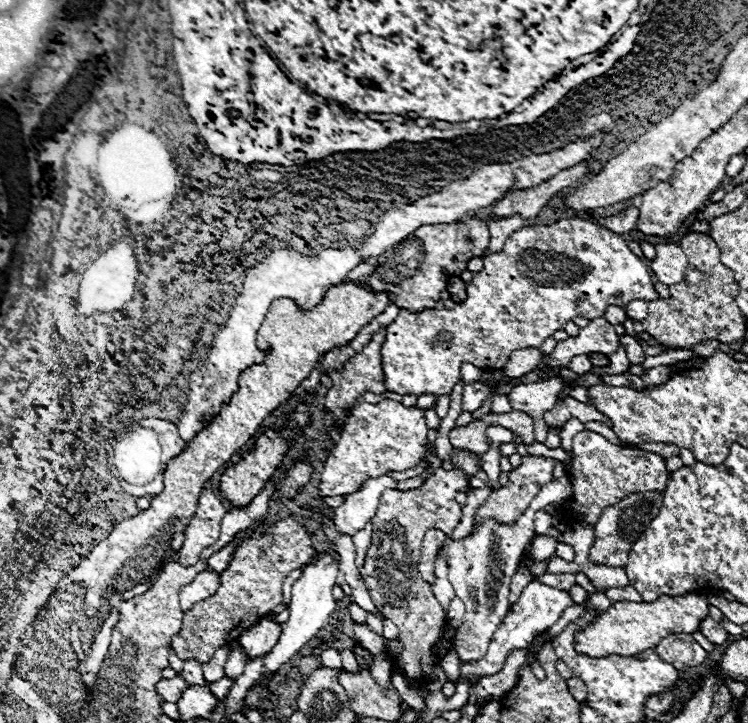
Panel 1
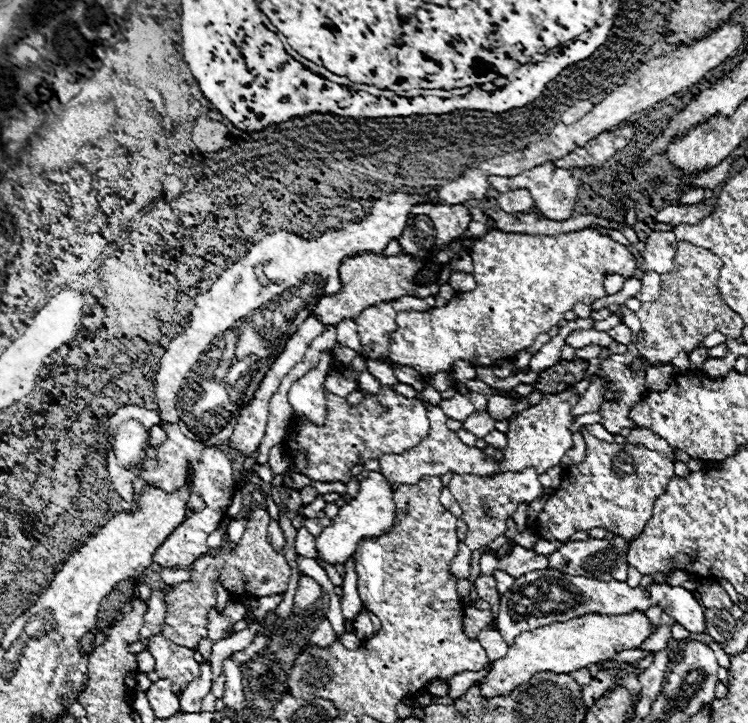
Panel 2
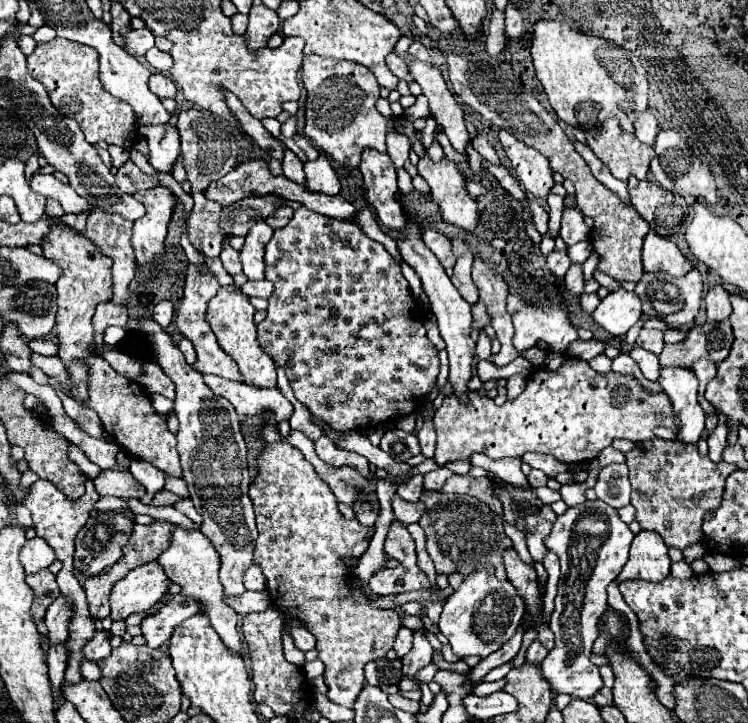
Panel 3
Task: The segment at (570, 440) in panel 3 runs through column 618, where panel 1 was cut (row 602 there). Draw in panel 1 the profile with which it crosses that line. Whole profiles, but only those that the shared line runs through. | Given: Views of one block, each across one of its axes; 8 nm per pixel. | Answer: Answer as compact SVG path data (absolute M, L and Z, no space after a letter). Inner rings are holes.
M438 468L436 474L432 474L420 490L398 492L392 488L382 492L378 512L372 518L372 544L366 552L364 566L360 568L362 580L374 604L388 620L392 620L400 628L398 638L402 640L404 652L390 658L394 670L404 674L414 686L420 686L430 678L434 670L432 646L442 638L446 628L446 616L432 592L432 586L426 584L416 570L420 546L428 528L438 528L444 534L454 532L462 518L462 506L456 502L456 494L460 490L472 490L468 476L460 470Z

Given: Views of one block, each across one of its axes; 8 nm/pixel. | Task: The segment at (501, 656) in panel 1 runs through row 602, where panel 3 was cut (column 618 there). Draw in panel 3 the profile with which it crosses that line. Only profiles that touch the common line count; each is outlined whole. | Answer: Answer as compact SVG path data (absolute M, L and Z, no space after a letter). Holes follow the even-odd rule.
M586 500L580 506L568 508L556 518L552 532L544 538L544 544L560 556L562 576L558 582L556 608L552 612L550 630L554 632L556 646L542 662L542 676L550 682L558 694L570 694L572 698L592 700L604 686L598 674L598 666L590 662L592 644L598 638L598 616L608 608L606 586L620 574L628 560L628 550L634 534L618 516L618 510L602 500Z

